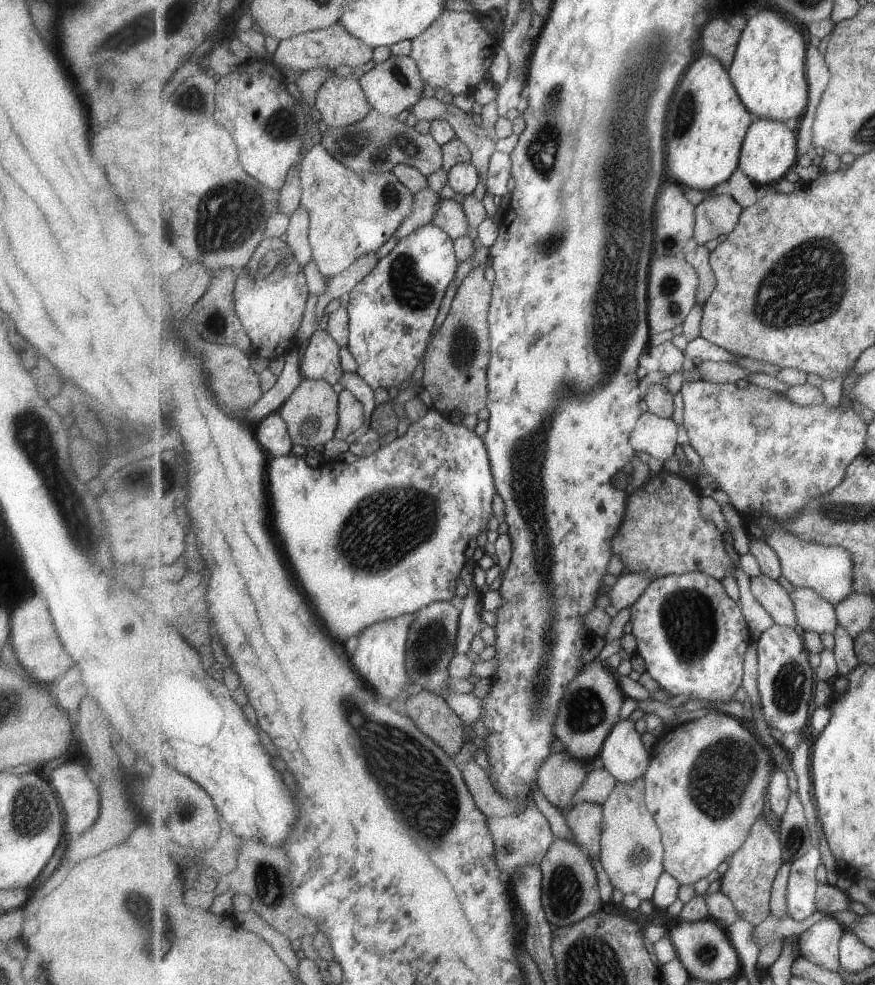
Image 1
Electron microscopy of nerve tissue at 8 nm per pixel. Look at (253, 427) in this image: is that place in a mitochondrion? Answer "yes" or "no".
no

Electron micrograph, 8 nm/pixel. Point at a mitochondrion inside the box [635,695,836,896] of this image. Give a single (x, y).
(729, 765)

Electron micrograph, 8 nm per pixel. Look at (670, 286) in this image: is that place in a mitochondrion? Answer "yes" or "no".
yes

